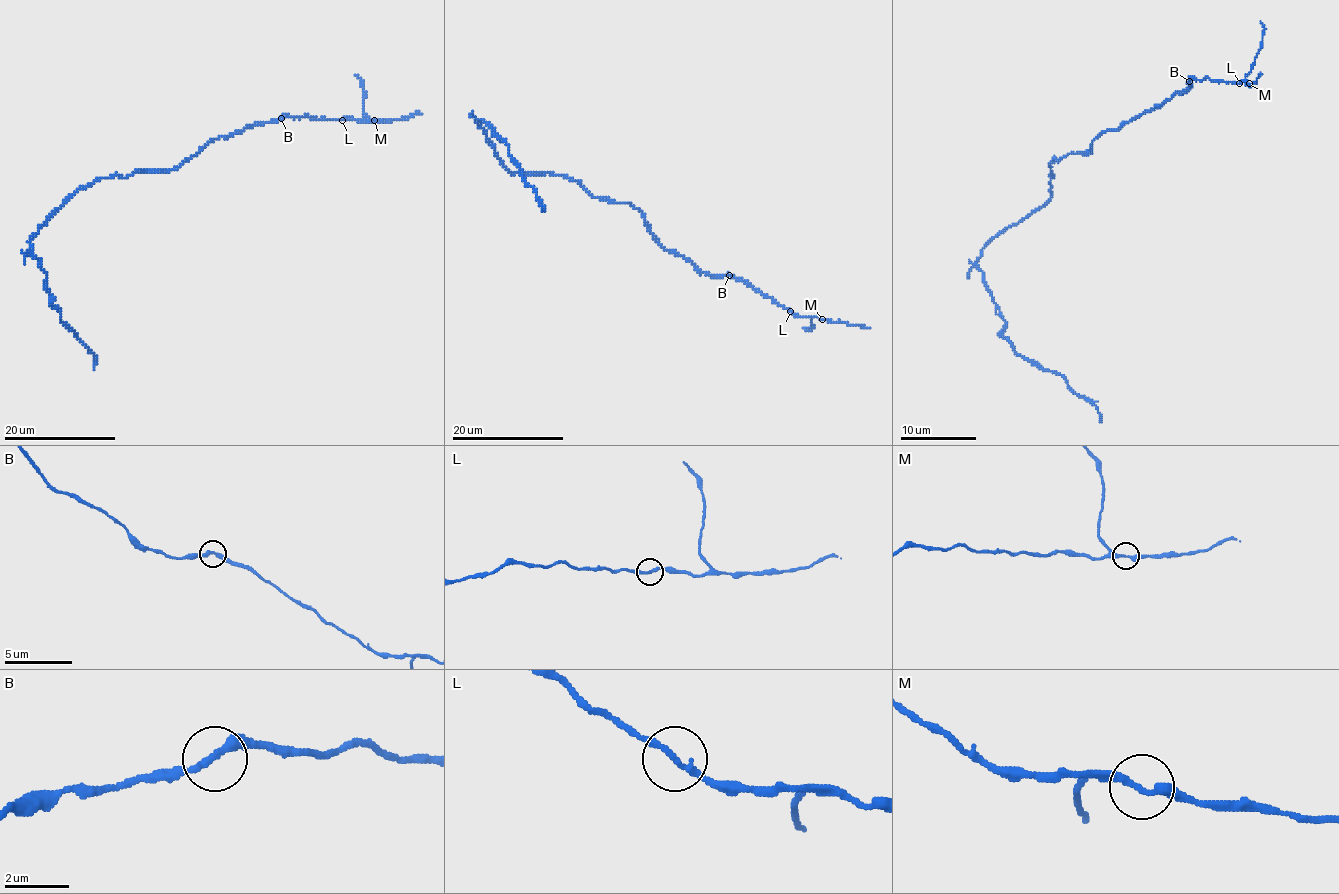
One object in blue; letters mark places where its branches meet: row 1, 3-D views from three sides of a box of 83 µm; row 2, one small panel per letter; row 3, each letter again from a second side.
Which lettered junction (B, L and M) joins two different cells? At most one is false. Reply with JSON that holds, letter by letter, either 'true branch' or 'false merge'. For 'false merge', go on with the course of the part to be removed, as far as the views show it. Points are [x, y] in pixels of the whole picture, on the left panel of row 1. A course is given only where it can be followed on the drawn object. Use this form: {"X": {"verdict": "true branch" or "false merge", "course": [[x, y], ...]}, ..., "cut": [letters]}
{"B": {"verdict": "false merge", "course": [[281, 119], [219, 137], [165, 172], [82, 185], [29, 241], [60, 319], [93, 355], [93, 369]]}, "L": {"verdict": "true branch"}, "M": {"verdict": "true branch"}, "cut": ["B"]}

